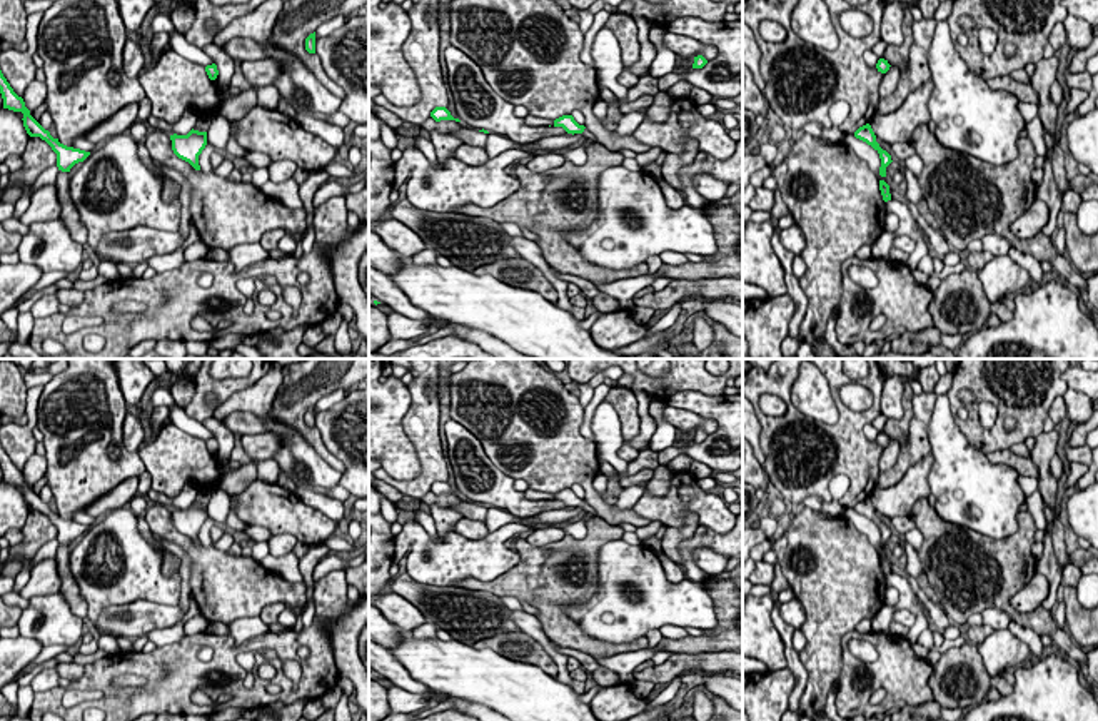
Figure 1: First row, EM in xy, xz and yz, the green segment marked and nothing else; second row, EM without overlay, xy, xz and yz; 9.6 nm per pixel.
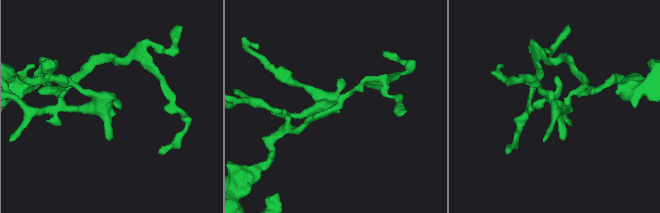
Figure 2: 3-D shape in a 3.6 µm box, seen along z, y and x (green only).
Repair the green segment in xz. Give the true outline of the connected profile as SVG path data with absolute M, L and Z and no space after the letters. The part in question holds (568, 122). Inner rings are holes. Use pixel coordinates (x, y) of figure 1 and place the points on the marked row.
M562 115L554 120L554 127L562 127L567 134L582 134L587 142L597 142L597 137L592 135L584 125L579 125L572 115Z

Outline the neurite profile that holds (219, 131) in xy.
M214 112L210 117L210 127L207 130L207 142L212 144L219 152L225 154L225 145L230 137L230 120L222 113Z

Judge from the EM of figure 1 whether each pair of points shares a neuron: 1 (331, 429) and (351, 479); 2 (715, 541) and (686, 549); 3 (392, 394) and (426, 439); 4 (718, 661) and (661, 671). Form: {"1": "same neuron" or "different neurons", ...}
{"1": "same neuron", "2": "same neuron", "3": "different neurons", "4": "same neuron"}

